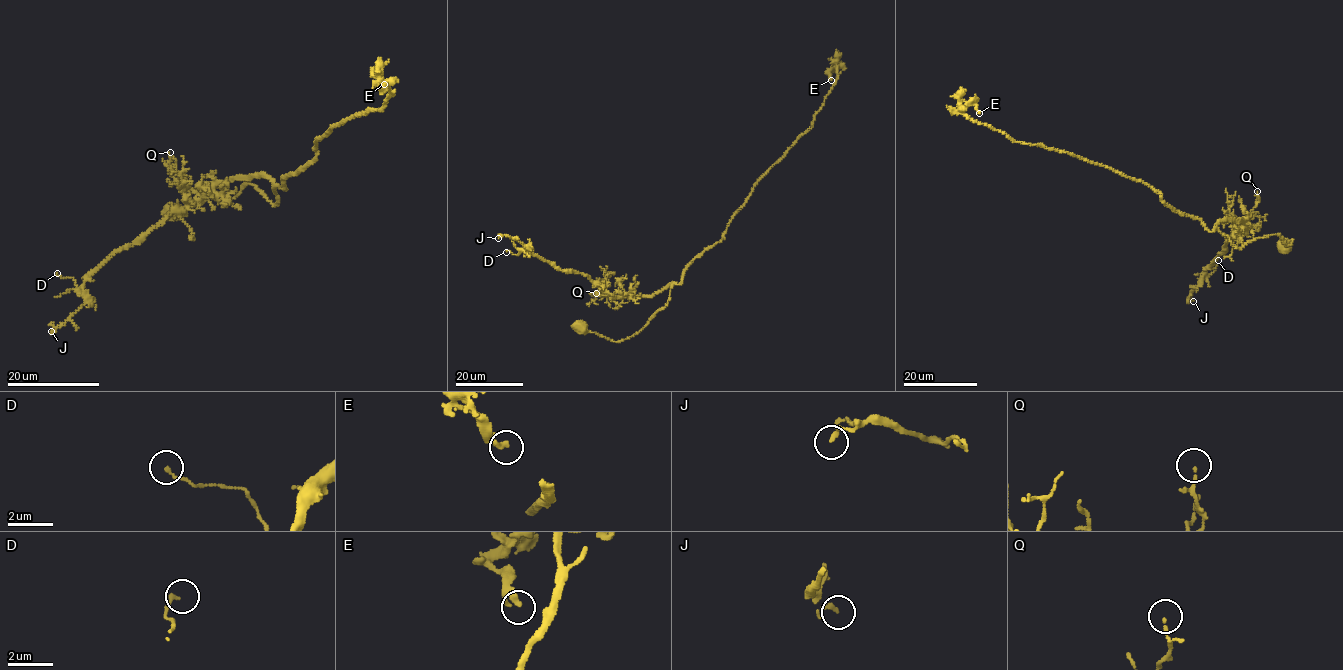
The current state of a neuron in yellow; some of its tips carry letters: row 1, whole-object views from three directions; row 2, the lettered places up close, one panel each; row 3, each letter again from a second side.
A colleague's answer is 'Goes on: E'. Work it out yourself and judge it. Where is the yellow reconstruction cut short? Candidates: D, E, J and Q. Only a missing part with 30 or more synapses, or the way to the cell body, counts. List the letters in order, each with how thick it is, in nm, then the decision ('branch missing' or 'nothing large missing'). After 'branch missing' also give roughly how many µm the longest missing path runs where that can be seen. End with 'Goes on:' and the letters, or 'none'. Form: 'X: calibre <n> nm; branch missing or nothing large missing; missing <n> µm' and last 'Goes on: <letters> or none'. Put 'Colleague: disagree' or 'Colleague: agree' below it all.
D: calibre 160 nm; nothing large missing
E: calibre 160 nm; nothing large missing
J: calibre 160 nm; nothing large missing
Q: calibre 80 nm; nothing large missing
Goes on: none
Colleague: disagree

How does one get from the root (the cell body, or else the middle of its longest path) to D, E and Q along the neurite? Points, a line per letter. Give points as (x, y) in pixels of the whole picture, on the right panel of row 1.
D: (1284, 245), (1292, 239), (1277, 234), (1236, 247), (1221, 220), (1247, 229), (1218, 260)
E: (1284, 245), (1292, 239), (1277, 234), (1236, 247), (1141, 182), (962, 111), (979, 113)
Q: (1284, 245), (1292, 239), (1287, 245), (1277, 234), (1238, 247), (1218, 229), (1230, 219), (1248, 229), (1257, 191)

